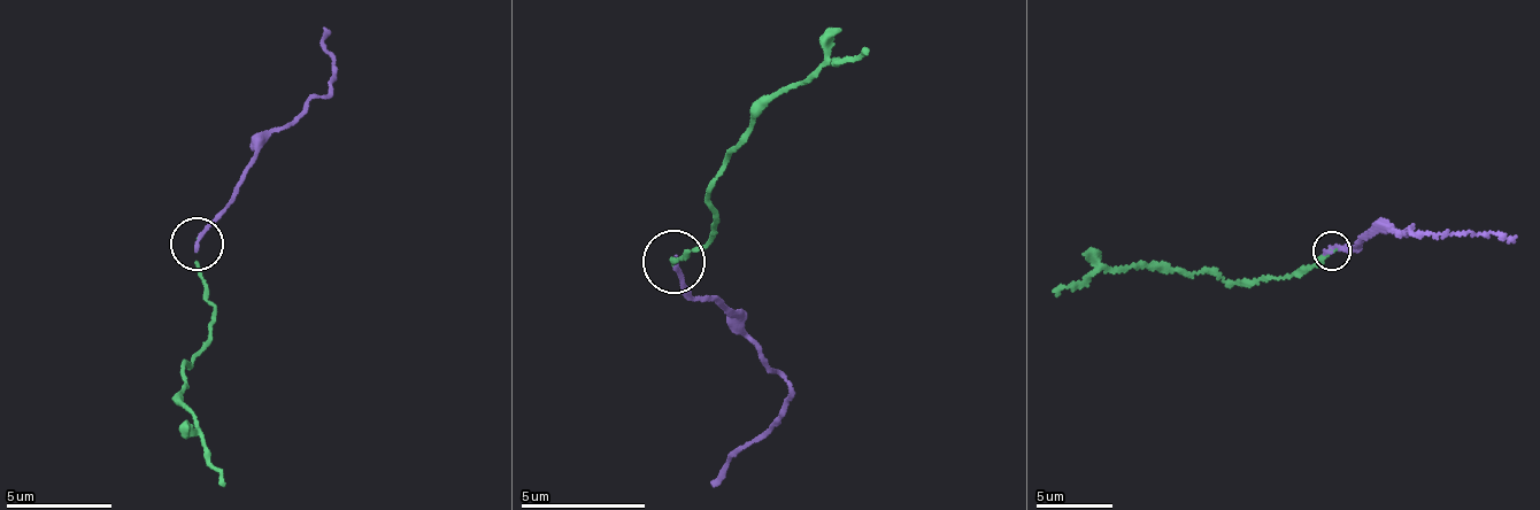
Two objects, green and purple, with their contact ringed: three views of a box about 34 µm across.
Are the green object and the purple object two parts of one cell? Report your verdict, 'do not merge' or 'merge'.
merge

